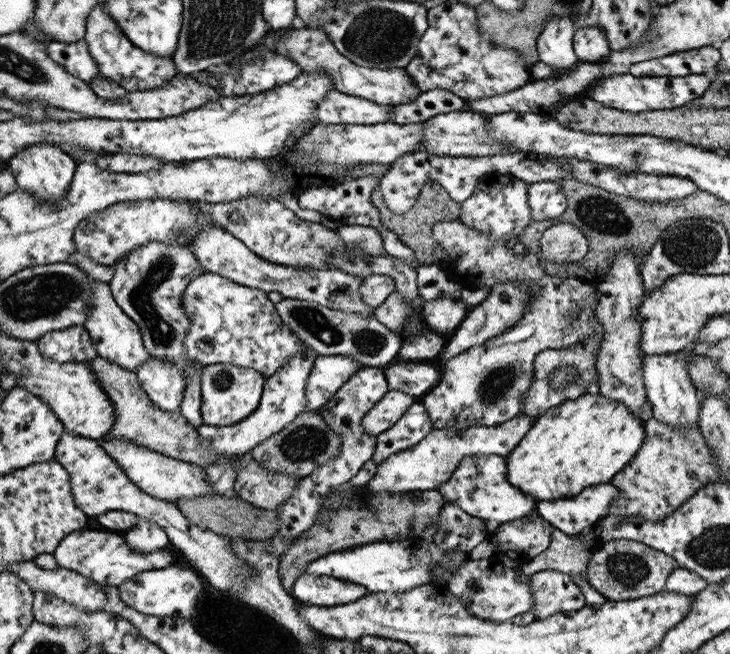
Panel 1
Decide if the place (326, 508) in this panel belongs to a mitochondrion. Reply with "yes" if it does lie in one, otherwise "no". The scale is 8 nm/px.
no

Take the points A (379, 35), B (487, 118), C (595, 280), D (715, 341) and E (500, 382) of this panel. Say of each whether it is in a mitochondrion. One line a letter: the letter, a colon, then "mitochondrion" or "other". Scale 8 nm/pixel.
A: mitochondrion
B: other
C: other
D: other
E: mitochondrion

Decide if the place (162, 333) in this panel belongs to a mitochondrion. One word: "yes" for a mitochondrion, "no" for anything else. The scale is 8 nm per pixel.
yes

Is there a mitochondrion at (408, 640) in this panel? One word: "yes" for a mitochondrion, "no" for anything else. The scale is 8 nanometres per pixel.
no

